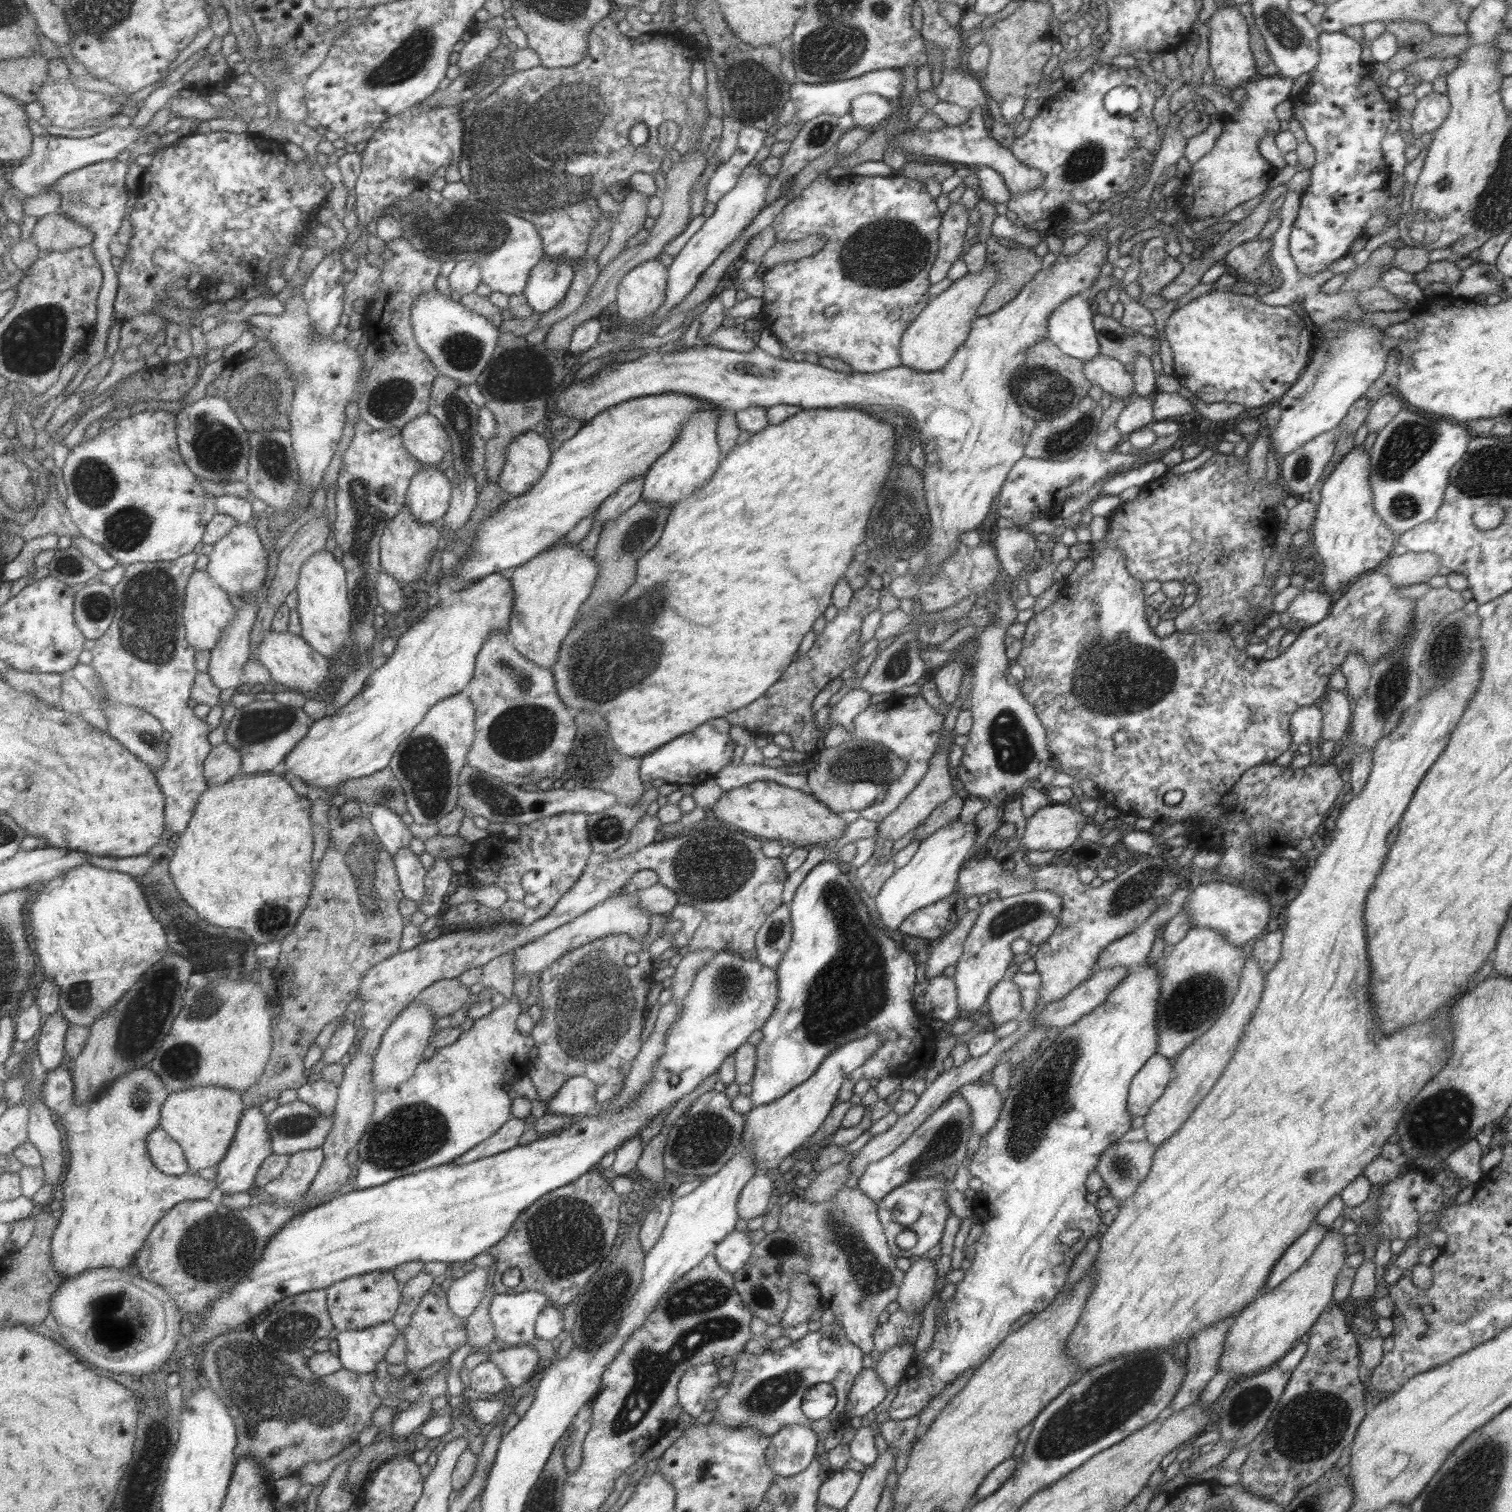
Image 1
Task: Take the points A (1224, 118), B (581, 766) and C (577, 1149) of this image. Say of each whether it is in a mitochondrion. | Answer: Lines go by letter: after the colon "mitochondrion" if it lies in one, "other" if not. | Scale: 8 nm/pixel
A: other
B: mitochondrion
C: other

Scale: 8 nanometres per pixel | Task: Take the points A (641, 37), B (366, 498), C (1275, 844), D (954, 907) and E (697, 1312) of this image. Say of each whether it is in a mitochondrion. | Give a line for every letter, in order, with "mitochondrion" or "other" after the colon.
A: other
B: mitochondrion
C: other
D: other
E: mitochondrion

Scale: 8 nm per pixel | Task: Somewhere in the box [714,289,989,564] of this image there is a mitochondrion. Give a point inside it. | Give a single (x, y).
(903, 528)

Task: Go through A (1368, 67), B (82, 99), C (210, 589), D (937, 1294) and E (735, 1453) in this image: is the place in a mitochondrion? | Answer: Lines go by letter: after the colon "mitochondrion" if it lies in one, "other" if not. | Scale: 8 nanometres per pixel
A: other
B: other
C: other
D: other
E: mitochondrion

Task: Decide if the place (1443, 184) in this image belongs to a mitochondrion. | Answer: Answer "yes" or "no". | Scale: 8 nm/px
no

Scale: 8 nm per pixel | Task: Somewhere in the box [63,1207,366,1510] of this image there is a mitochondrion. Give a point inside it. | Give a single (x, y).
(269, 1391)

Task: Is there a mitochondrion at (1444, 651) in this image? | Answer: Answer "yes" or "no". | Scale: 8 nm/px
yes

